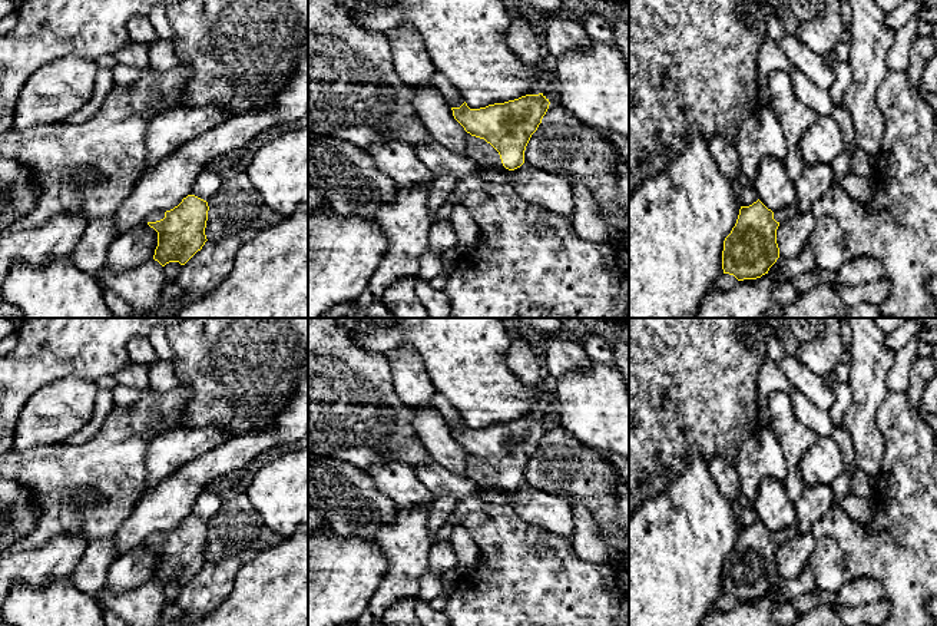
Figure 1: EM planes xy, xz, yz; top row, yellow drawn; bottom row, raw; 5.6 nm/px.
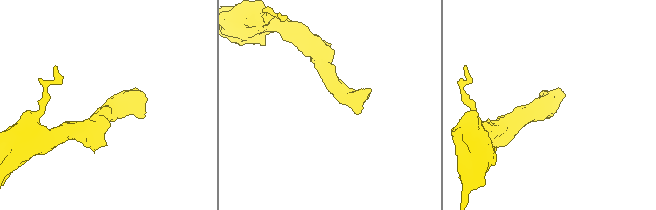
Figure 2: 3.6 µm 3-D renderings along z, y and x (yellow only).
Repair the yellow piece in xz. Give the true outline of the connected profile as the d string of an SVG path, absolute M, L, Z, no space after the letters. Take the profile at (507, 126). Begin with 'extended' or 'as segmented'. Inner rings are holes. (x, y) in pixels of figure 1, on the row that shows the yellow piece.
extended | M539 93L480 109L470 109L464 102L451 110L454 119L471 135L467 155L479 165L507 172L524 163L526 146L549 105L549 99Z

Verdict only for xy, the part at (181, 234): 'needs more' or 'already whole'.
needs more

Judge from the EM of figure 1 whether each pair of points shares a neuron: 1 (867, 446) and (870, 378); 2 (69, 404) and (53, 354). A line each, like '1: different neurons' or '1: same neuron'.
1: same neuron
2: different neurons

